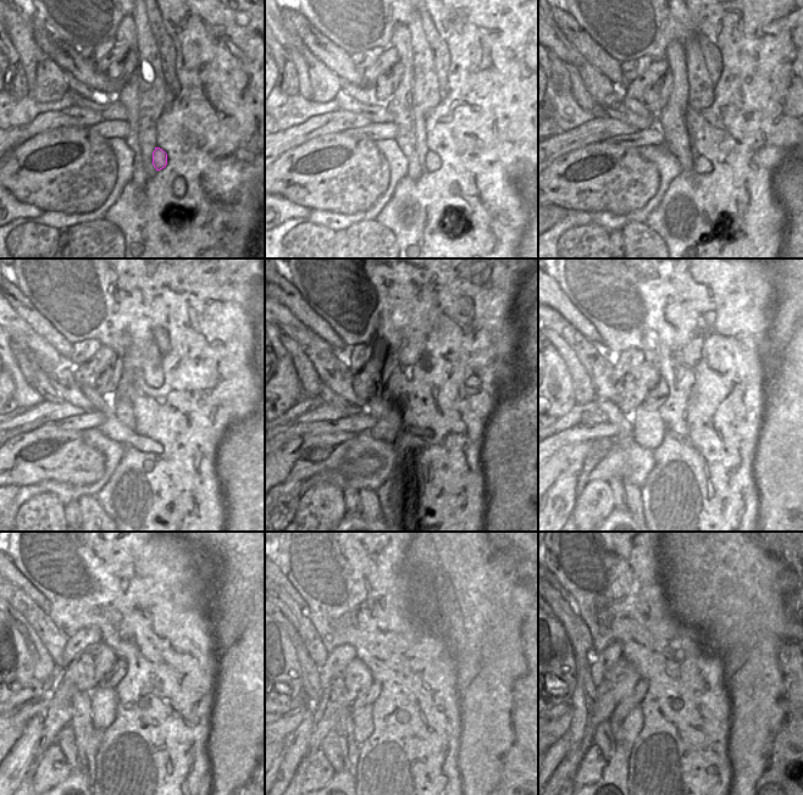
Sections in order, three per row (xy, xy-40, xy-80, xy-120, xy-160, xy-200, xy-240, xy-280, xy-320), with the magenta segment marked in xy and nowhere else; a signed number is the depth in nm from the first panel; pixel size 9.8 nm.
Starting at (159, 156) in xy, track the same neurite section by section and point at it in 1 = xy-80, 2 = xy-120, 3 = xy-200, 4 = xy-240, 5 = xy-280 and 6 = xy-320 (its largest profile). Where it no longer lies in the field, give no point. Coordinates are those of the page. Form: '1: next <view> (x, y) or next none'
1: next xy-80 (702, 165)
2: next xy-120 (117, 432)
3: next xy-200 (649, 429)
4: next xy-240 (103, 699)
5: next xy-280 (345, 779)
6: next xy-320 (614, 778)

